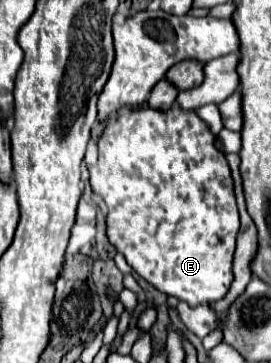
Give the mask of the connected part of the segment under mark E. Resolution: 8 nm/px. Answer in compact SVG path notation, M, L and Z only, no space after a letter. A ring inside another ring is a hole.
M175 105L165 113L143 107L119 115L107 123L99 139L99 161L89 173L93 191L103 197L109 211L109 241L145 281L193 307L217 301L229 291L233 281L231 259L239 231L233 179L225 155L215 149L215 137L195 111L181 111Z

